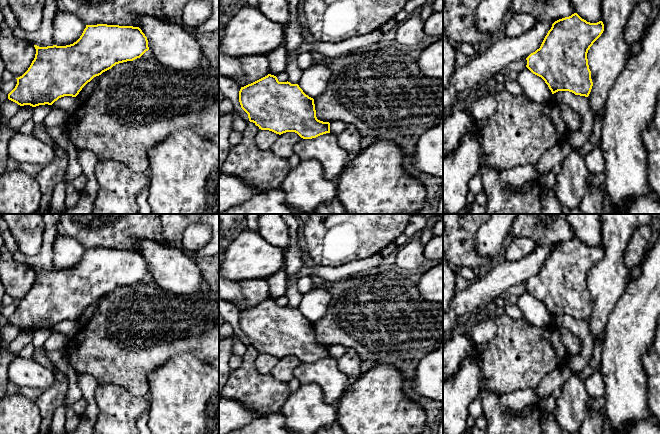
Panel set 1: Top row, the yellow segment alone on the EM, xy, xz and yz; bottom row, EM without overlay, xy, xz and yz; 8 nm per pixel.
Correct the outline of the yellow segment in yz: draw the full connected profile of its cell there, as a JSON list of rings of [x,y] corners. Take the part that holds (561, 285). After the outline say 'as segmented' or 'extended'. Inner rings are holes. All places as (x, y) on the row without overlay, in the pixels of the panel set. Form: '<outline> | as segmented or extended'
[[[577,237],[559,243],[552,248],[540,272],[526,282],[526,291],[545,305],[552,318],[558,315],[569,315],[575,319],[588,321],[593,306],[587,277],[603,255],[602,245],[590,247],[582,243]]] | as segmented

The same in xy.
[[[107,248],[86,249],[80,262],[70,269],[47,271],[34,269],[34,271],[36,273],[34,284],[28,294],[22,300],[16,302],[17,308],[8,318],[8,323],[20,330],[30,329],[36,331],[45,328],[52,329],[61,321],[76,321],[82,312],[94,301],[101,299],[116,288],[140,282],[149,274],[147,261],[139,251]]] | as segmented

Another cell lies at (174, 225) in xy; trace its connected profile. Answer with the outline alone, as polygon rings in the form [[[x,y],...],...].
[[[160,214],[163,235],[168,245],[181,243],[186,228],[192,223],[206,223],[212,228],[211,241],[201,249],[202,257],[219,254],[219,214]]]

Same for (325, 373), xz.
[[[333,357],[312,363],[301,362],[293,371],[293,375],[301,385],[315,383],[320,386],[327,404],[337,402],[349,385],[349,377],[338,369],[337,359]]]

